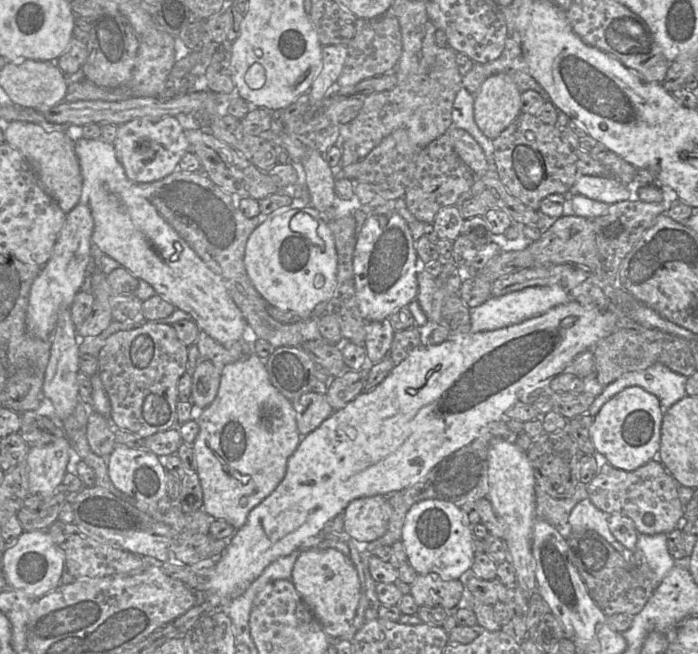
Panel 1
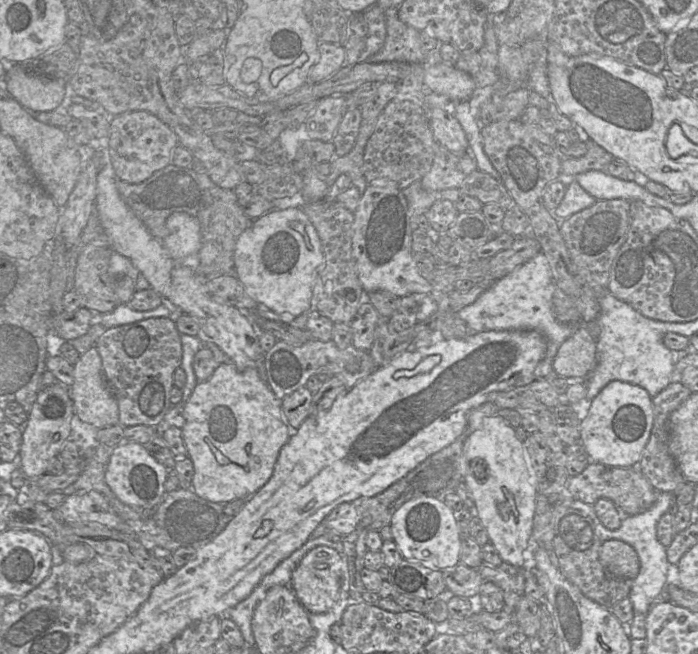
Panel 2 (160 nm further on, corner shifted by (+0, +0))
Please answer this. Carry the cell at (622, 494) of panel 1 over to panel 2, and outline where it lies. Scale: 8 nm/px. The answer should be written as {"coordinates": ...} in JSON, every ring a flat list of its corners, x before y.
{"coordinates":[[590,462,582,473,570,477,567,491,574,499,591,505,600,498,609,499,623,515,629,516,649,509,655,503,659,493,637,467,609,467,596,462]]}

